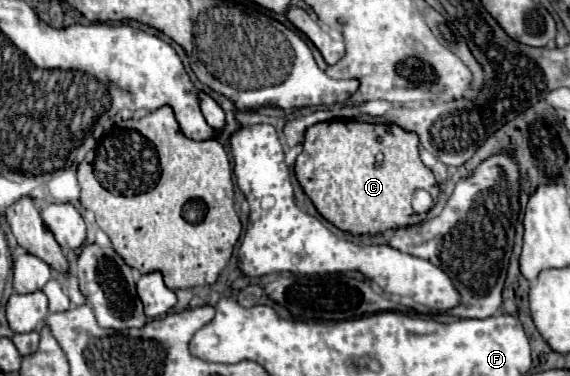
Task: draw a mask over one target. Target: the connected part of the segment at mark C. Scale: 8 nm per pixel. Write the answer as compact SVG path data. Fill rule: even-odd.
M332 121L312 125L304 137L304 151L296 159L296 177L318 213L338 229L352 235L380 235L386 229L418 225L422 223L422 215L418 215L410 205L414 189L422 187L428 189L434 199L438 197L436 177L420 161L418 135L398 125L372 125L360 121ZM376 153L384 155L382 165L376 165Z

